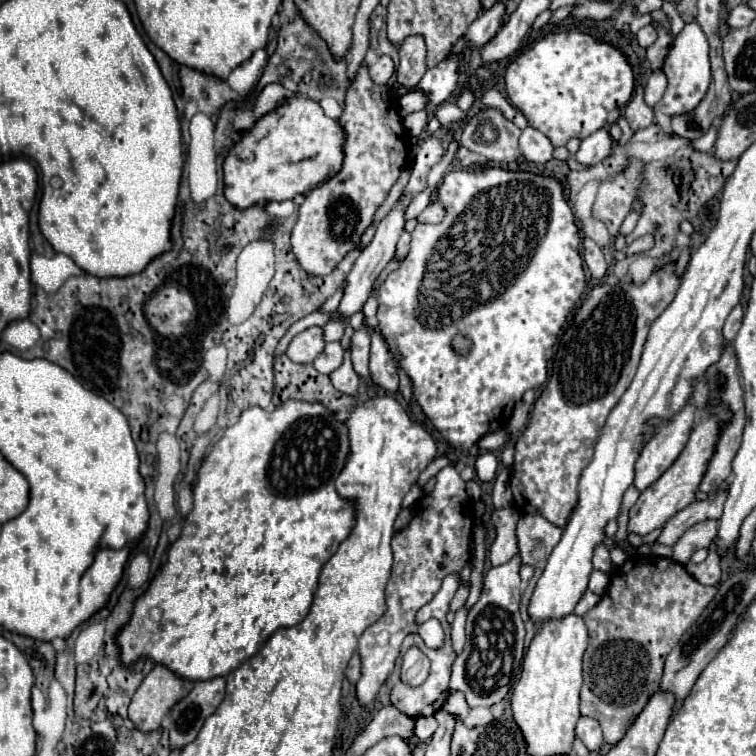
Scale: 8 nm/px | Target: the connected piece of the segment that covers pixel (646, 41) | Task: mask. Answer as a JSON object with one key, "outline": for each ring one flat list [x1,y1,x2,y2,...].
{"outline":[[649,23,649,25,645,25,643,29,637,31,637,41,639,41,639,45,643,49,647,49,649,45,653,45,655,39,657,39,657,29,653,27,653,23]]}

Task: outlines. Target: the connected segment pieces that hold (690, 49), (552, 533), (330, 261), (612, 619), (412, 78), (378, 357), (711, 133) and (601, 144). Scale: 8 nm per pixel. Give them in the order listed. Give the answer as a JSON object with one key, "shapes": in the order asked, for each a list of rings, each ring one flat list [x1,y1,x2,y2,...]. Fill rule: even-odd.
{"shapes":[[[687,23,685,29,675,37,669,55,665,57,663,71,669,79,669,85,665,89,663,99,653,107,653,111,661,111,669,117,685,115,693,111,705,97,709,83,711,83,711,65,709,65,709,43,705,33,697,23]],[[523,515,517,523,519,555,525,565,535,565,545,561,553,547,559,543,563,531,561,527,549,523,539,515]],[[367,65,359,69,349,85,345,111,339,121,347,133,343,169,305,197,291,233,293,253,311,277,329,275,337,263,359,245,361,235,373,225,375,211,387,199,389,189,399,179,401,167,409,155,409,147,399,135,399,131,405,129,391,87,373,83]],[[639,555,627,559,613,571,609,589,603,599,583,615,583,621,589,629,589,647,583,657,585,683,581,689,581,715,593,717,601,723,605,743,617,745,625,737,627,729,643,711,651,695,659,689,665,657,679,643,685,629,689,629,697,621,715,593,717,587,701,585,687,572,684,565,671,558]],[[409,35,399,45,399,69,397,69,397,81,405,85,407,89,413,89,421,77,427,71,427,45,421,35]],[[369,327,371,335,371,361,369,361,369,371,375,381,375,385,397,393,399,391,399,375,397,375,397,365,383,341,383,337]],[[713,125,703,137,699,137,697,141,693,141,693,147,695,149,699,149,699,151,711,151,713,149,713,145,715,145,715,141,717,141,717,127]],[[599,129,599,131,595,131,593,135,589,135,587,139,581,141,581,147,575,153,575,159,579,163,585,163,585,165,595,165,611,153,611,147,613,147,613,139,611,139,609,131]]]}

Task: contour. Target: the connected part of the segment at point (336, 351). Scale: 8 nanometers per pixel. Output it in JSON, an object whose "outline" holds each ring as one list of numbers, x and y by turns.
{"outline":[[339,341,327,343,325,349,323,349,323,353,313,361,315,369,319,373,325,373,325,375,333,373,341,363,343,363,343,347,341,347]]}

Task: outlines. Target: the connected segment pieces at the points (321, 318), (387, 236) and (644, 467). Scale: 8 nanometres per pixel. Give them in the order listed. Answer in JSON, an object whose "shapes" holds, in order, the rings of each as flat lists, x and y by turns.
{"shapes":[[[313,311,313,313,309,313,307,317,303,317,303,319,299,319,297,323,293,323,291,327,289,327,289,331,283,335,283,339,279,341,279,345,277,345,277,351,275,351,275,357,279,357,281,353,285,353,285,349,287,349,287,345,291,343,291,339,297,335,297,333,301,333,303,329,307,329,307,327,313,327,313,325,319,325,319,327,323,327,325,323,329,323,331,319,337,319,339,315,337,313,325,313,325,311]],[[403,195,403,197,393,205,393,209,387,213,387,217,383,217,381,223,377,225,377,233,375,233,373,241,363,249,363,253,359,255,359,259,357,259,357,263,353,265,351,273,347,275,345,295,343,295,343,301,341,301,339,309,337,309,343,317,351,317,351,315,357,313,359,309,363,309,365,301,369,299,369,293,371,293,371,287,373,287,377,275,379,275,379,273,387,267,387,263,395,257,395,245,397,245,397,241,399,241,399,237,401,237,401,233,403,233,403,229,405,229,405,211,407,211,407,207,409,207,411,201,413,201,413,195]],[[693,401,687,403,687,407,677,413,671,421,659,421,653,419,653,425,657,425,655,437,649,439,635,463,635,487,637,491,645,491,651,483,655,483,679,457,683,451,689,431,695,423,695,405]]]}

